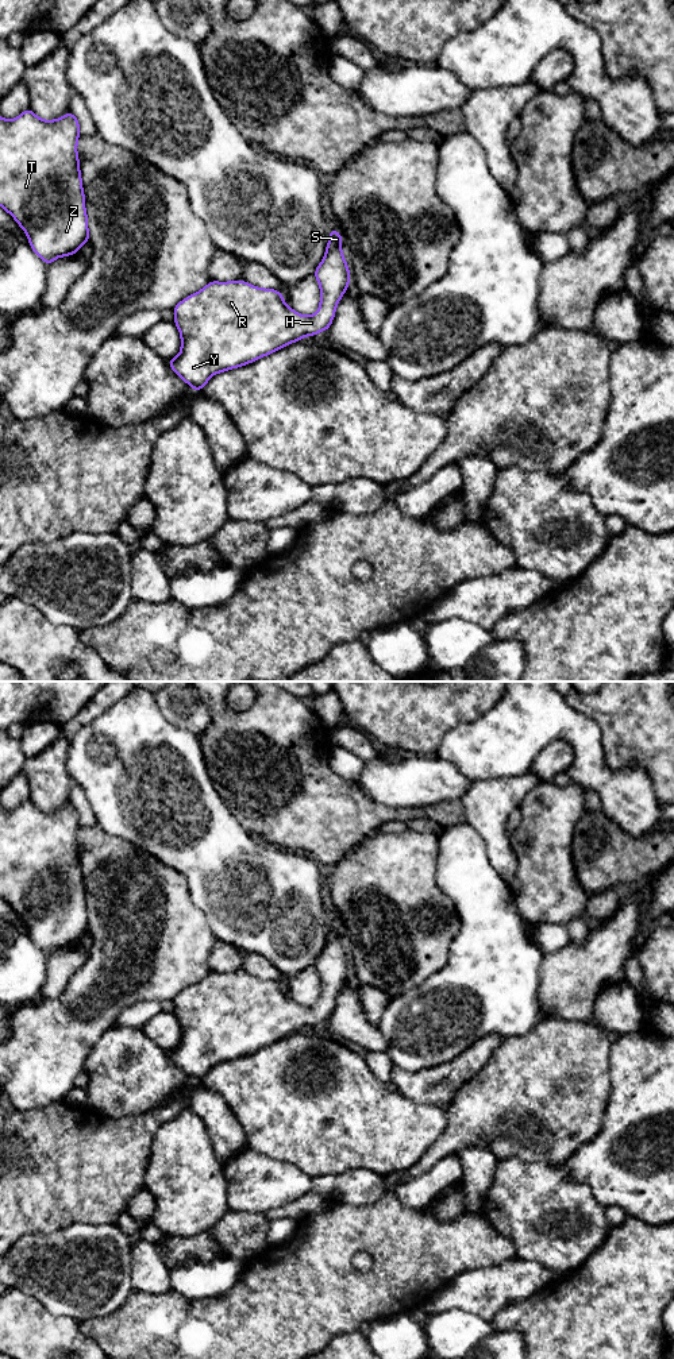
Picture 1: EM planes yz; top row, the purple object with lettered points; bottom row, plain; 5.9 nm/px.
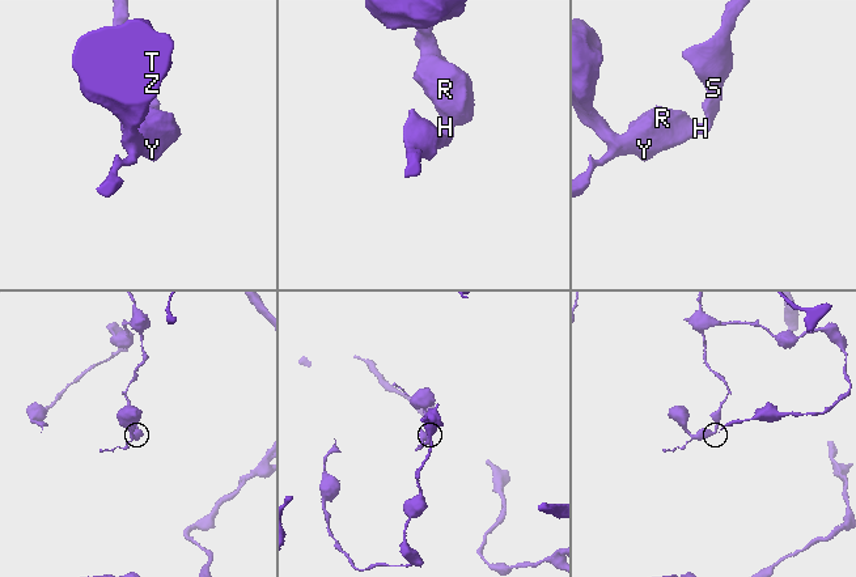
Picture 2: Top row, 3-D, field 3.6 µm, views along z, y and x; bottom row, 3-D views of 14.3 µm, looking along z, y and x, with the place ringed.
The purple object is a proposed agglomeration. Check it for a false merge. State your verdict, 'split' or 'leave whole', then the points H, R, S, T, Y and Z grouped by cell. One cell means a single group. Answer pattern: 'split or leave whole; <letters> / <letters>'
leave whole; H R S T Y Z

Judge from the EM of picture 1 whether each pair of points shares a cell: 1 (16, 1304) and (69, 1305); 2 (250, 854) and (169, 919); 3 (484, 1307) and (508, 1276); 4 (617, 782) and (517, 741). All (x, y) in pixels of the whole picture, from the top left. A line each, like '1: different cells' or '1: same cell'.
1: different cells
2: different cells
3: same cell
4: same cell

